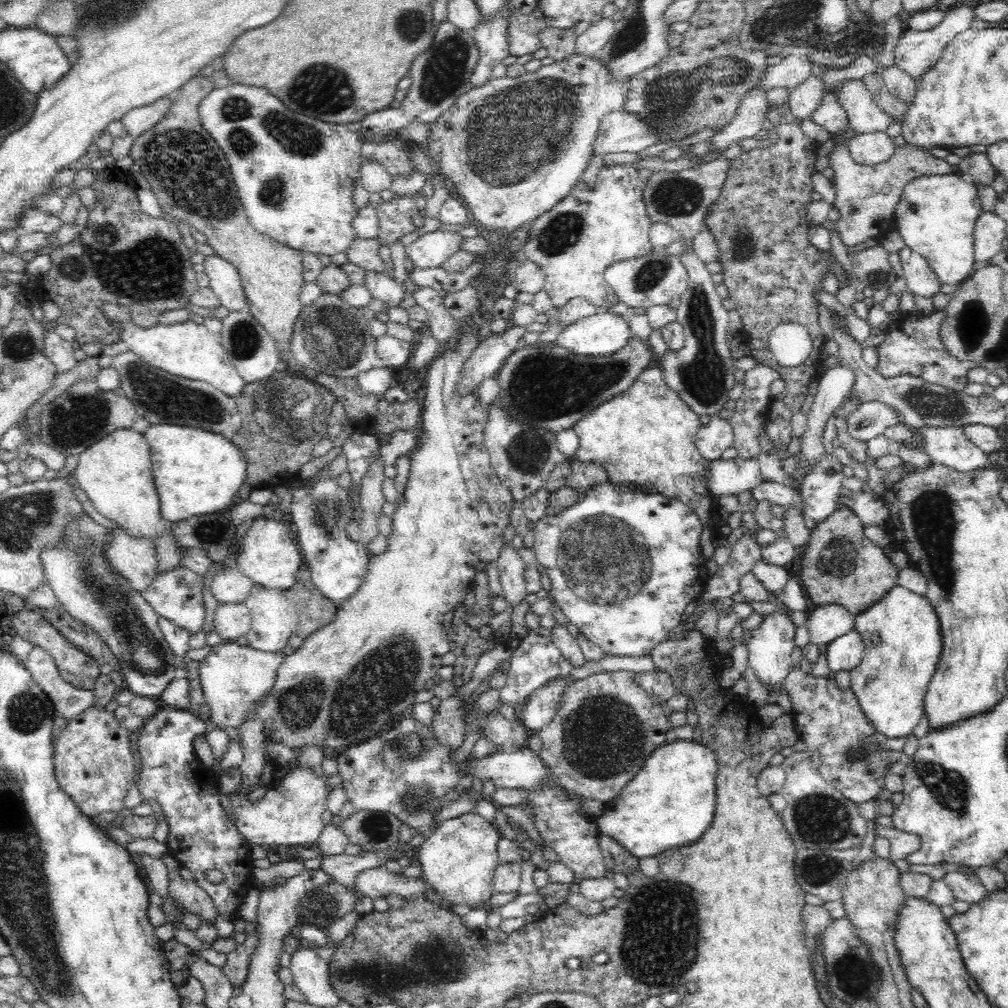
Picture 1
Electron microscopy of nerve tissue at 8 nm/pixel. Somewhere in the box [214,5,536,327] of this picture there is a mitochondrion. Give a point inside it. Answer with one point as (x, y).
(444, 71)

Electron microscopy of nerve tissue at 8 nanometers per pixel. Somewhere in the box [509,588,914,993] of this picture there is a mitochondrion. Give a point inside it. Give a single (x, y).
(661, 945)

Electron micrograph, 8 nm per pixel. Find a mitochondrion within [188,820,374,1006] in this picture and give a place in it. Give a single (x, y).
(326, 907)

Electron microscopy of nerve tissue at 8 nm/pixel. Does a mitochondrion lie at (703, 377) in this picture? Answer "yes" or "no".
yes

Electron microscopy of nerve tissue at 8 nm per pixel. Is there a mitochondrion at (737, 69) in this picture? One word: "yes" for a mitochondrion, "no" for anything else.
yes

